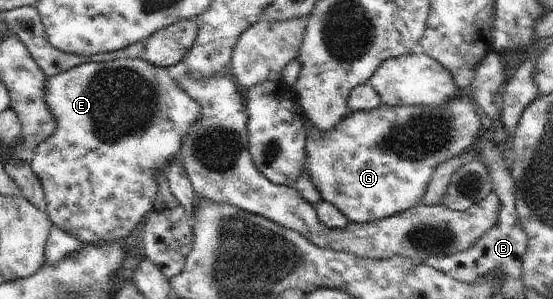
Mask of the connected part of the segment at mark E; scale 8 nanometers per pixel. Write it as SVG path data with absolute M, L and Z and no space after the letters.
M116 59L105 63L86 63L75 66L66 72L49 77L45 82L45 101L54 117L57 118L56 132L41 142L33 152L30 166L40 179L45 192L47 213L50 220L61 231L75 236L83 245L98 245L127 238L134 228L141 225L145 214L152 208L157 195L158 181L155 170L165 170L165 166L174 157L180 156L183 140L190 133L195 122L200 118L201 106L192 100L184 90L168 75L168 69L154 66L142 59Z

